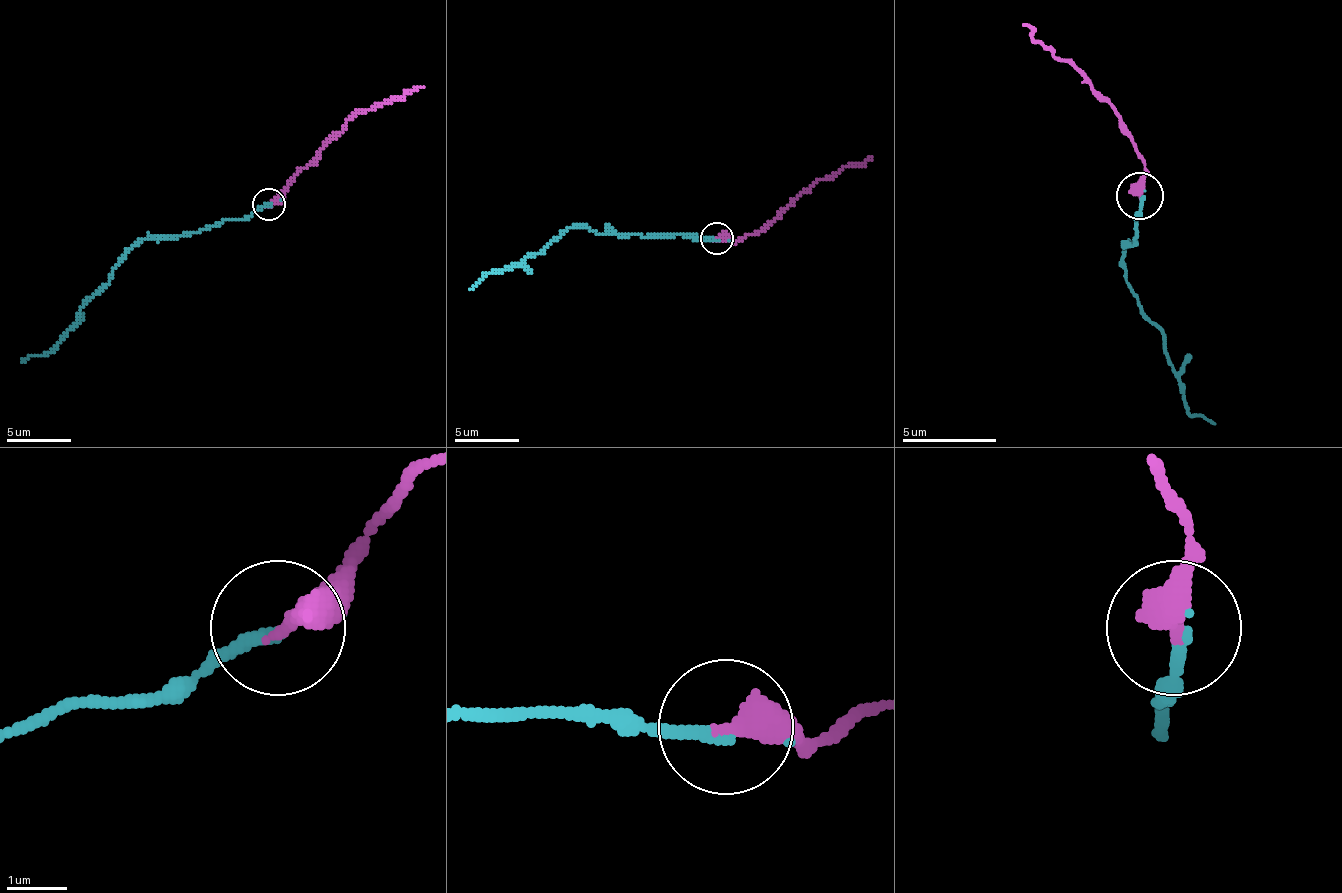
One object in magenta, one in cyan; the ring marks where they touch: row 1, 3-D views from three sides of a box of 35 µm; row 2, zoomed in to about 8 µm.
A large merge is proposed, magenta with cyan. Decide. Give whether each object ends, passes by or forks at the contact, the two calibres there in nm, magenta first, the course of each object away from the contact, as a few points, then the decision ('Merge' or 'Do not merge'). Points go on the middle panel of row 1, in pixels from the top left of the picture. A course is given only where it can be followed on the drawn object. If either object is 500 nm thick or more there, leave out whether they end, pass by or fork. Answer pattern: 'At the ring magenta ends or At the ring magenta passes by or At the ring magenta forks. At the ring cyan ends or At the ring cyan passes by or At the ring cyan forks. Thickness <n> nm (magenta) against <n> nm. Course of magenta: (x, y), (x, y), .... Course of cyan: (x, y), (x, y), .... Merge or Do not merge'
At the ring magenta ends. At the ring cyan ends. Thickness 440 nm (magenta) against 200 nm. Course of magenta: (716, 237), (742, 241), (761, 231), (803, 192), (871, 156). Course of cyan: (716, 241), (690, 234), (596, 234), (586, 228), (570, 228), (538, 253), (496, 270), (470, 289). Merge

